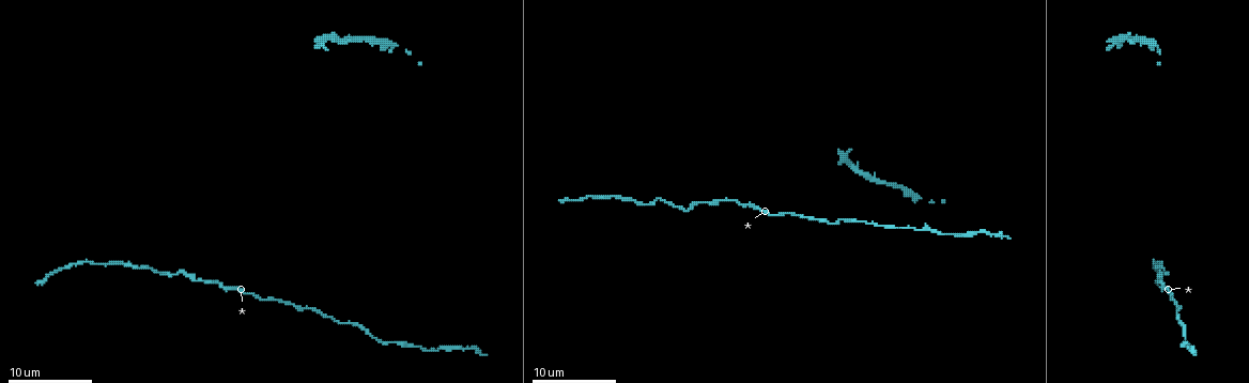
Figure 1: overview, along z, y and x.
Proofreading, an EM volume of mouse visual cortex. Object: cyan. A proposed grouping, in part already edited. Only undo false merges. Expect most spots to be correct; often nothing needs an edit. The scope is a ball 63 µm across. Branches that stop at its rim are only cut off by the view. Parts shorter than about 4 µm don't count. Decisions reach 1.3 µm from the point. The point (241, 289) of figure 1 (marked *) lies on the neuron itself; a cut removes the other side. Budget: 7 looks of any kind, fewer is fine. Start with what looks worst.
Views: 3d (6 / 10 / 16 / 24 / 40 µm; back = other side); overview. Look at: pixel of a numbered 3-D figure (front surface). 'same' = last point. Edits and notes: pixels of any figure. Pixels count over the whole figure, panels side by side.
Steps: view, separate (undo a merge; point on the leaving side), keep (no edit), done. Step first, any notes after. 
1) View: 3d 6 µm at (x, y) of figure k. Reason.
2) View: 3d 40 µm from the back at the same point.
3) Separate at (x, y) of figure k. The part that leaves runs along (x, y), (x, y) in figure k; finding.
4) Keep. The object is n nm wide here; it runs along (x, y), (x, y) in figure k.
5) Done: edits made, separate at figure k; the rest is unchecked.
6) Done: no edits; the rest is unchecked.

View: 3d 16 µm at (1155, 269) of figure 1. Calibre changes.

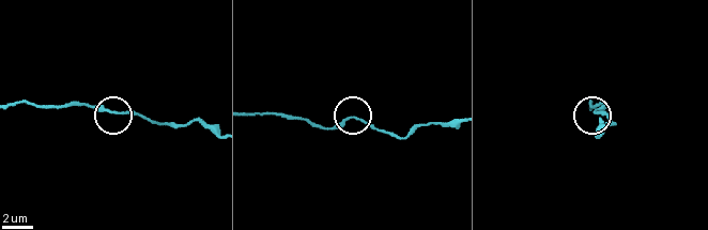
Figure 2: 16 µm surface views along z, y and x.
View: 3d 16 µm from the back at (356, 116) of figure 2.

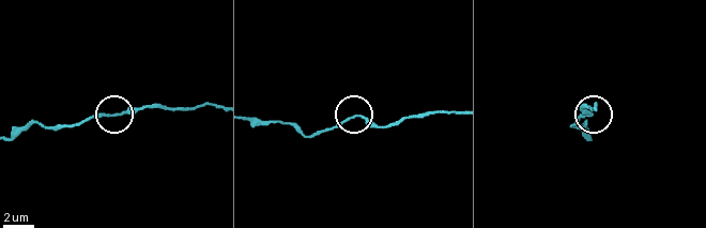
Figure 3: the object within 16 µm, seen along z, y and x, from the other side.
Keep. It runs along (251, 118), (289, 122), (308, 136), (358, 115), (387, 126) in figure 3; one neuron here.

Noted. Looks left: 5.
View: 3d 10 µm at (837, 219) of figure 1.

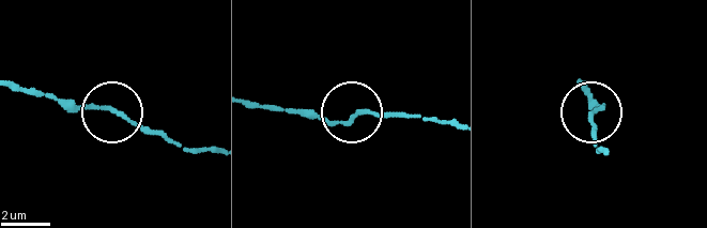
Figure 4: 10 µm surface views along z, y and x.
Keep. The object is 140 nm wide here; it runs along (250, 101), (336, 123), (360, 111), (408, 116) in figure 4; continuous, no second neuron.

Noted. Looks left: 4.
View: 3d 10 µm at (399, 342) of figure 1. Sudden change in width.

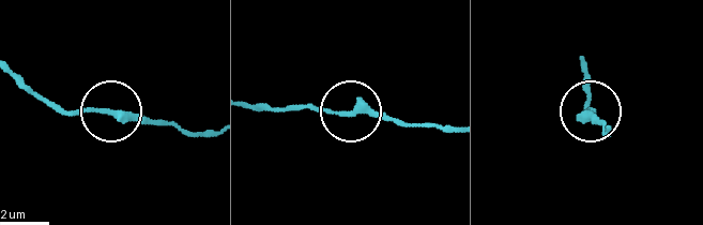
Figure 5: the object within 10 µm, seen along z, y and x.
Keep. It runs along (248, 102), (377, 114), (412, 126) in figure 5; one neuron here.

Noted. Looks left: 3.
View: 3d 6 µm at (102, 263) of figure 1.

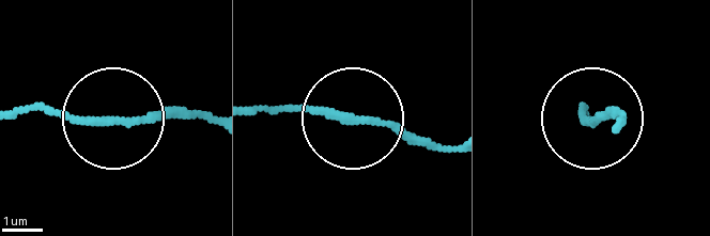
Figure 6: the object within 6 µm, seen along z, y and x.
View: 3d 6 µm from the back at (109, 119) of figure 6.

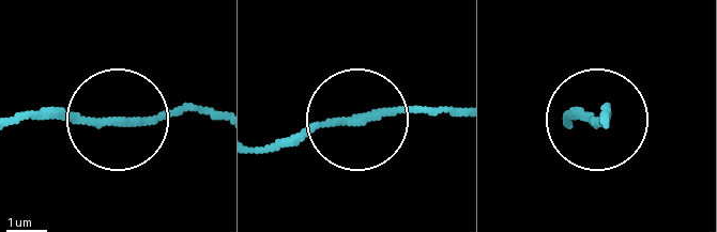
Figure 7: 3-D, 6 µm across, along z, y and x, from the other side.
Keep. It runs along (264, 148), (366, 117), (458, 107) in figure 7; one neuron here.

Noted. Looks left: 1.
Done: no edits; the rest is unchecked.

